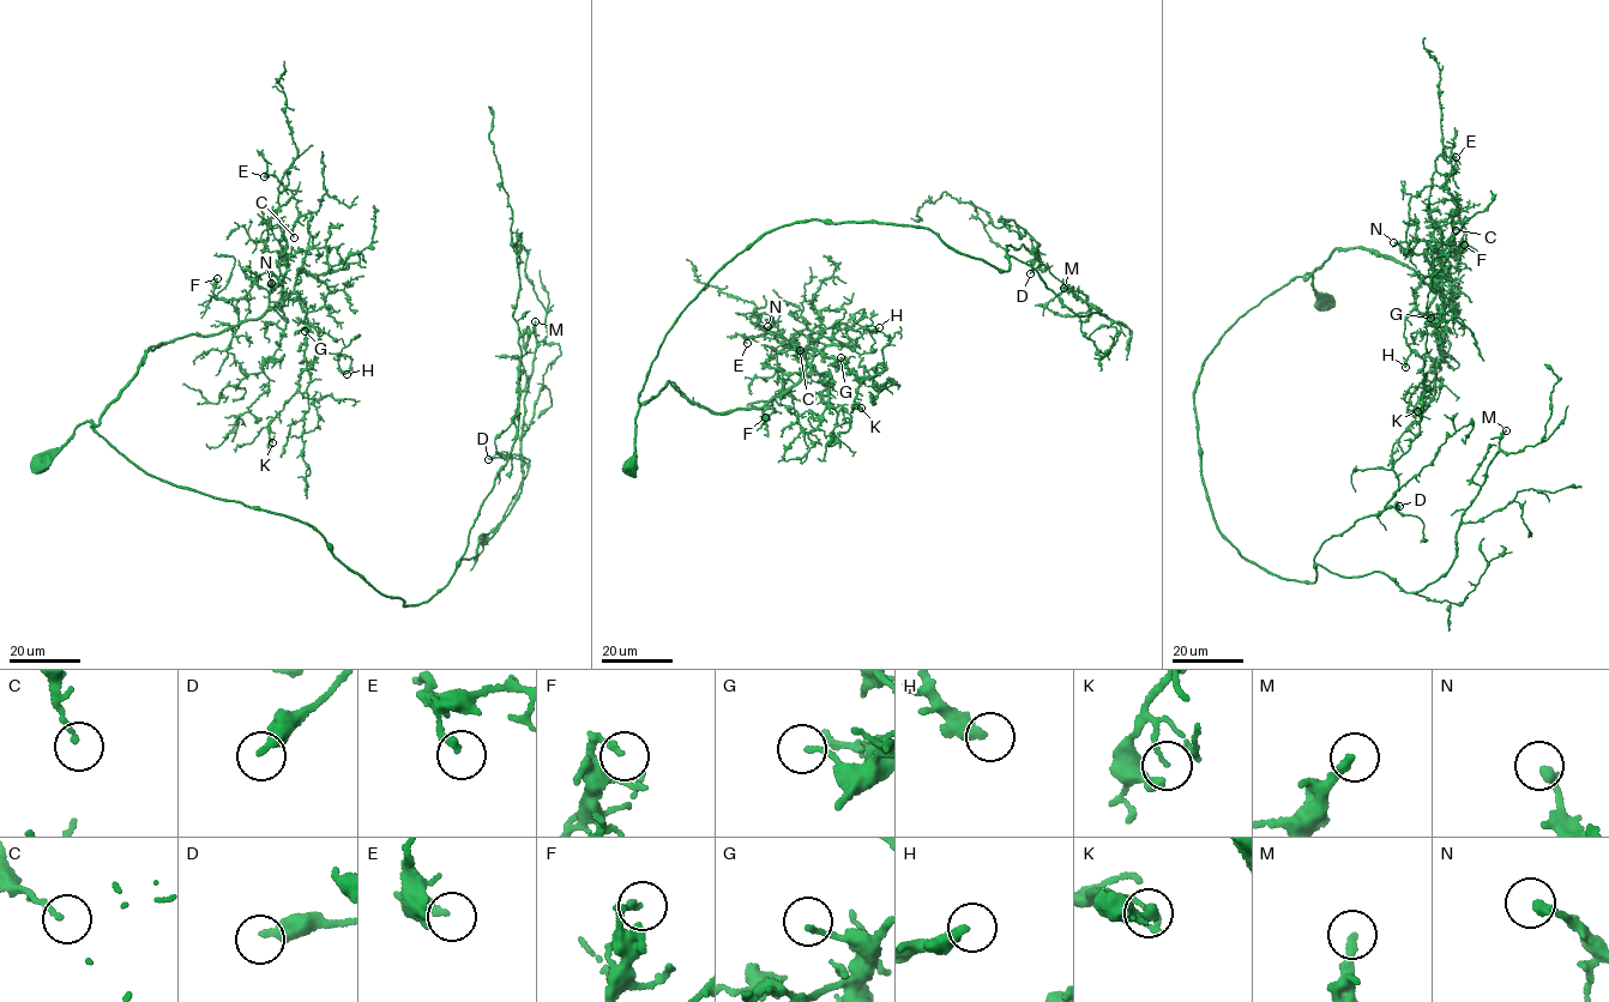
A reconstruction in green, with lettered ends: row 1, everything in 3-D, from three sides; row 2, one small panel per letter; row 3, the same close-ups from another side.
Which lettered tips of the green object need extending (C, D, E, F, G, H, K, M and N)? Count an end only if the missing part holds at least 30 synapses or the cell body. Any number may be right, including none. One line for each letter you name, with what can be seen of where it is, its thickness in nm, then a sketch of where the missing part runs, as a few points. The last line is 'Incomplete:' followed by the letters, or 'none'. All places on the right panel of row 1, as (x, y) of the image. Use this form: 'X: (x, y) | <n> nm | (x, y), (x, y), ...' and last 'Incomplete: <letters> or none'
M: (1506, 430) | 280 nm | (1506, 430), (1511, 402), (1528, 380), (1550, 369), (1561, 336), (1550, 281), (1561, 276)
Incomplete: M

